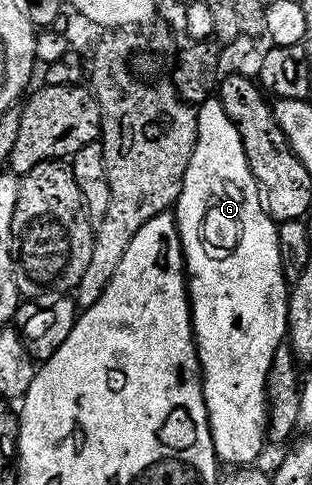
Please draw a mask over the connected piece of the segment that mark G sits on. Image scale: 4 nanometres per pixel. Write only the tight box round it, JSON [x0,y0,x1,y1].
[174,100,289,468]

